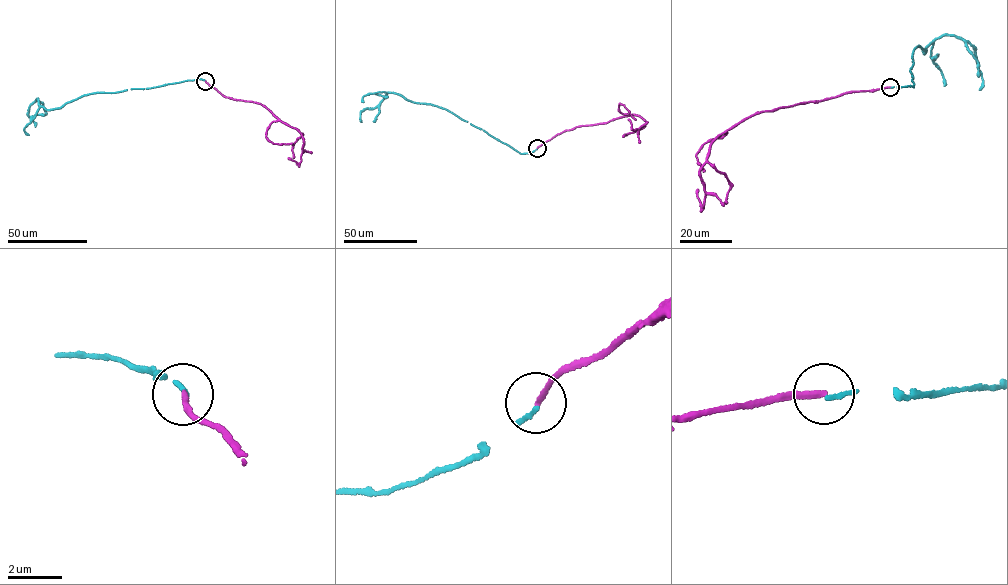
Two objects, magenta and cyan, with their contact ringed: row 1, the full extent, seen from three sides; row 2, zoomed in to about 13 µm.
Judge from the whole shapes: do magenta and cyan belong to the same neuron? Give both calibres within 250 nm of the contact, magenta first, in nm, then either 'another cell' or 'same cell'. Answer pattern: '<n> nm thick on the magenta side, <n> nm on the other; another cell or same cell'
220 nm thick on the magenta side, 140 nm on the other; another cell

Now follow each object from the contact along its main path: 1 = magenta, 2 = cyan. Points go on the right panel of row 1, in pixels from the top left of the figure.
1: (890, 87), (846, 93), (753, 114), (713, 140), (700, 172), (705, 193), (702, 206), (698, 189)
2: (891, 87), (914, 86), (914, 49), (919, 45), (924, 53), (938, 37), (953, 35), (976, 50), (979, 90)

